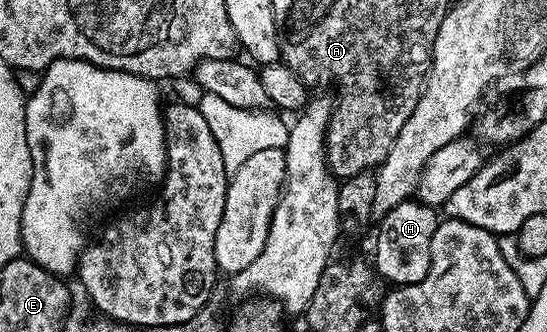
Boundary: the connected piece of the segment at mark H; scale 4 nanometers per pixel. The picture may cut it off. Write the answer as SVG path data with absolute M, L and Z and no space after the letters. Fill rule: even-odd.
M412 198L393 206L393 210L386 212L382 220L378 221L373 267L388 285L416 284L425 278L425 274L429 274L433 234L441 223L439 214L436 209Z

